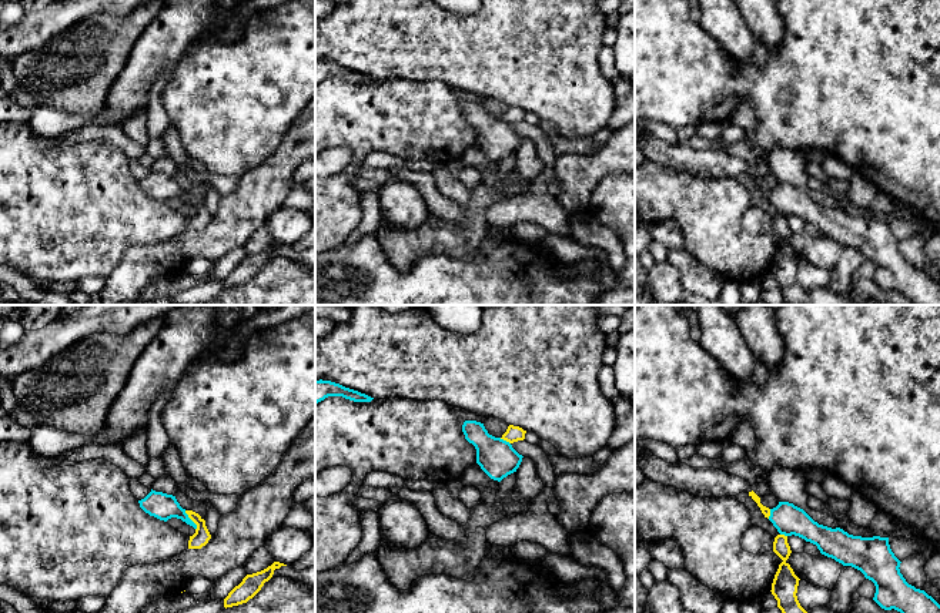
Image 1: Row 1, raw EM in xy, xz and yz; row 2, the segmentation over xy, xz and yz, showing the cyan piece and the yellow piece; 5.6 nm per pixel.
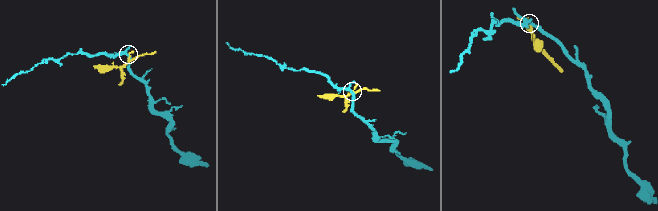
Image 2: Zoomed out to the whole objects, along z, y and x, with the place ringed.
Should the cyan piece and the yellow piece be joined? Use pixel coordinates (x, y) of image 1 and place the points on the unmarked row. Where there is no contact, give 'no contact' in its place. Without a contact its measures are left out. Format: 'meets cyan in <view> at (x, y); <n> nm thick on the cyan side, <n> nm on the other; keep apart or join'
meets cyan in xy at (191, 201); 150 nm thick on the cyan side, 90 nm on the other; keep apart

